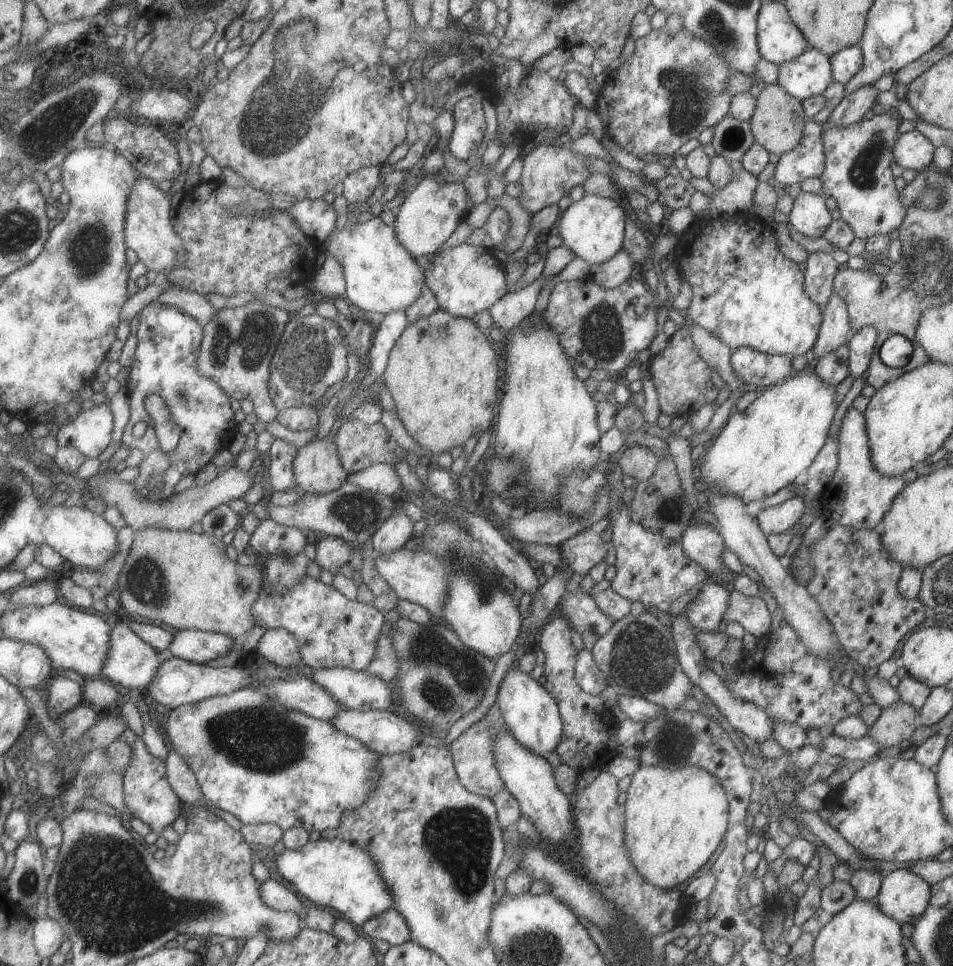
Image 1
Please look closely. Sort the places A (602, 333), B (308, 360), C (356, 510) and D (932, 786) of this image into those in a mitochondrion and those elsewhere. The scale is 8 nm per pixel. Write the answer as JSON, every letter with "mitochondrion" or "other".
{"A":"mitochondrion","B":"mitochondrion","C":"mitochondrion","D":"other"}

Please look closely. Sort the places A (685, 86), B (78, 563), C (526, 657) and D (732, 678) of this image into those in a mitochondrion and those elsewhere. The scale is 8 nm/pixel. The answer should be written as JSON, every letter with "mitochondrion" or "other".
{"A":"mitochondrion","B":"other","C":"other","D":"other"}

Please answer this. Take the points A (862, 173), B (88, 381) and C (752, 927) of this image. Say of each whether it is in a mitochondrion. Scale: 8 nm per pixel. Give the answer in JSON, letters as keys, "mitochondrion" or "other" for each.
{"A":"mitochondrion","B":"other","C":"other"}

